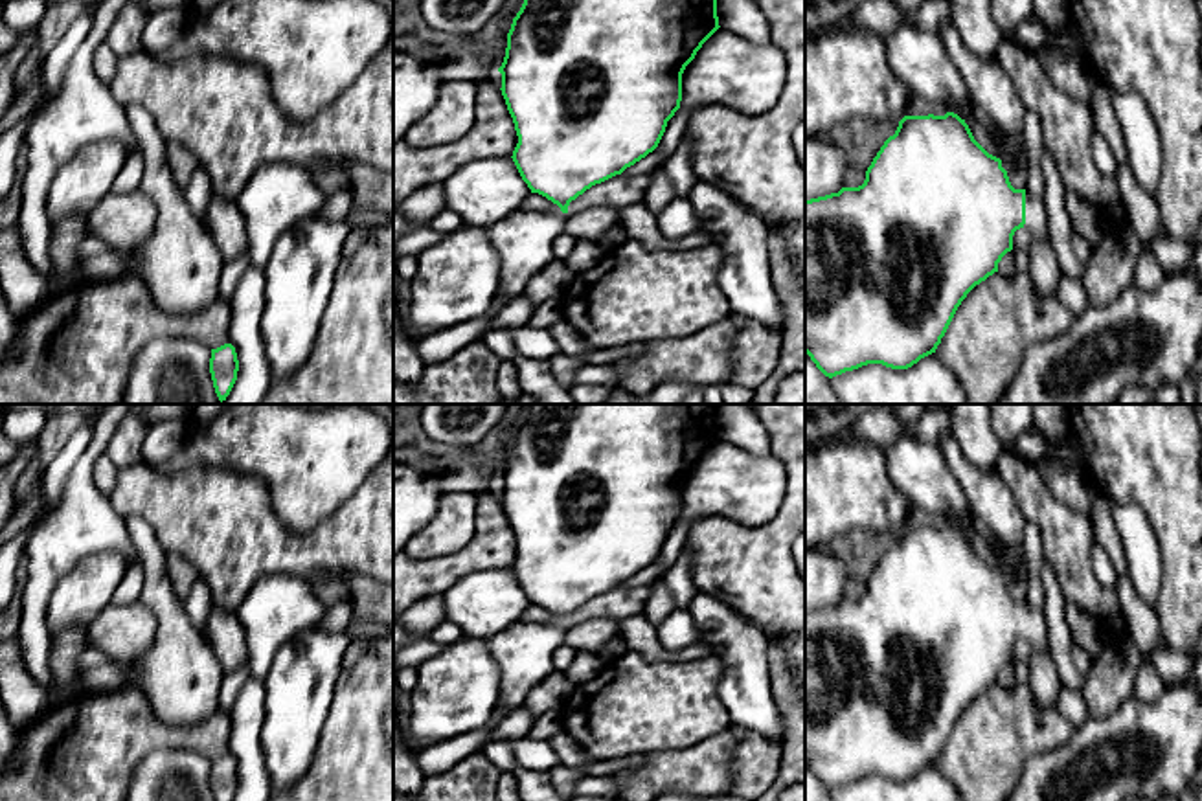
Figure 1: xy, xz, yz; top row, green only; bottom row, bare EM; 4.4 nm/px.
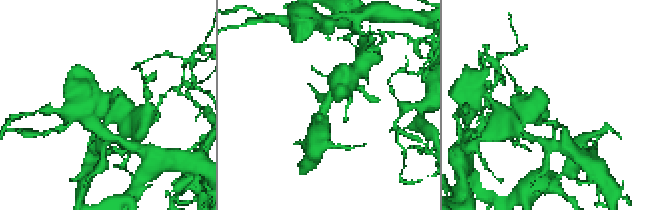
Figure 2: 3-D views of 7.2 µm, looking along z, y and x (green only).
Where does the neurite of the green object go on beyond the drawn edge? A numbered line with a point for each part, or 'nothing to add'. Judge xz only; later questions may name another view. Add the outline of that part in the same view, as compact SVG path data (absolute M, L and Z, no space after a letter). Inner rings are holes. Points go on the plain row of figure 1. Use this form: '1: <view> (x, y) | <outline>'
1: xz (524, 651) | M516 621L487 637L487 649L500 667L496 707L505 715L524 705L527 693L553 669L553 652L566 641L562 623Z

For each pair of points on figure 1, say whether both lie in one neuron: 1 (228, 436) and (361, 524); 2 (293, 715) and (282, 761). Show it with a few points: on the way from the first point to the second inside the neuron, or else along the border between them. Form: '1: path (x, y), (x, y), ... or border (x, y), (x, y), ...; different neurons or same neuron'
1: border (366, 476), (329, 515), (313, 528), (300, 531); different neurons
2: path (293, 726), (289, 750); same neuron

